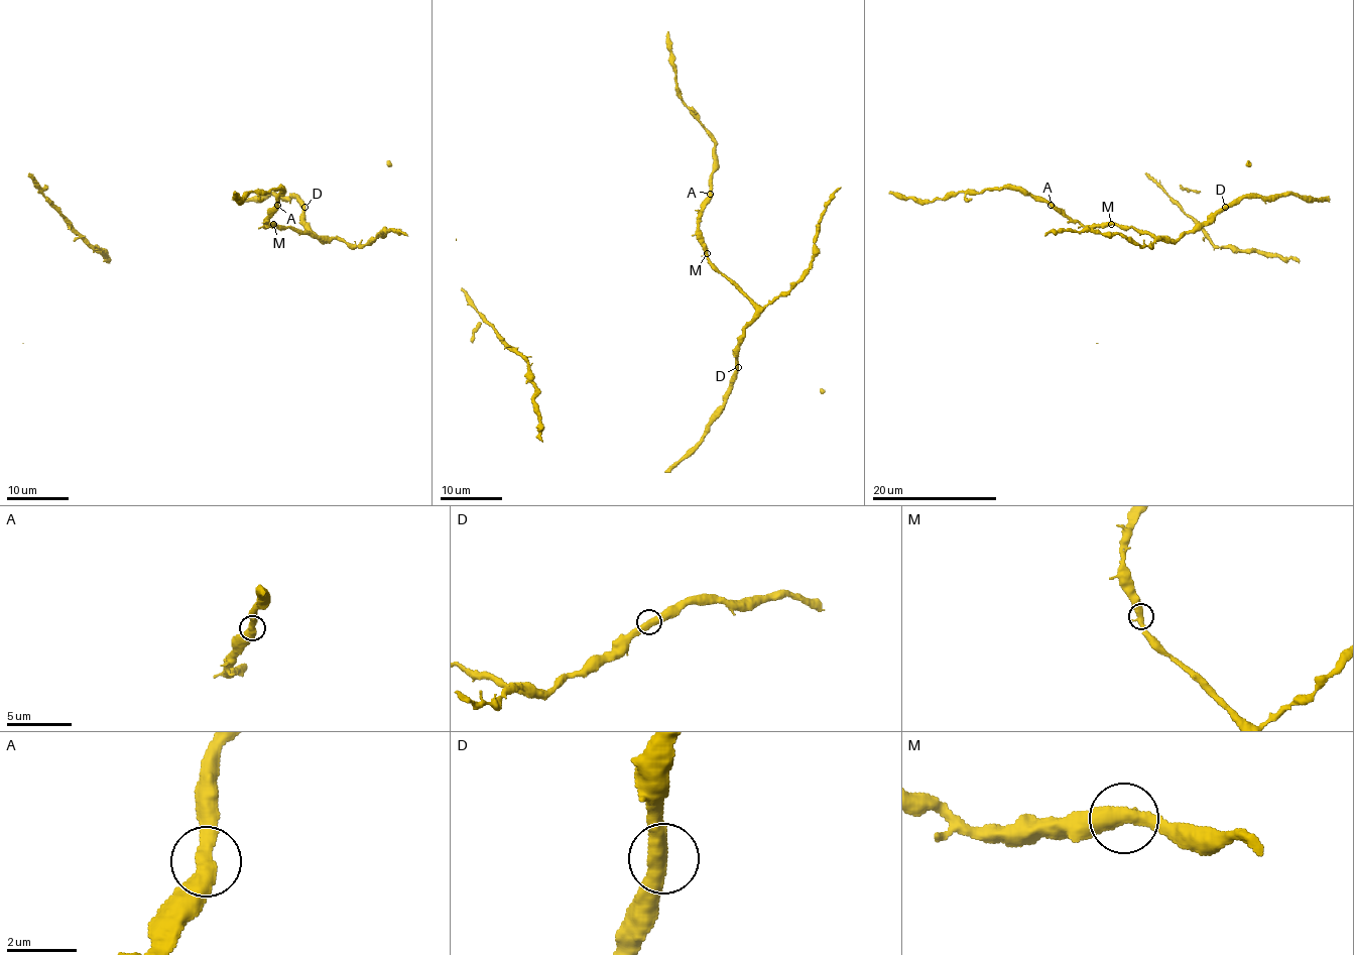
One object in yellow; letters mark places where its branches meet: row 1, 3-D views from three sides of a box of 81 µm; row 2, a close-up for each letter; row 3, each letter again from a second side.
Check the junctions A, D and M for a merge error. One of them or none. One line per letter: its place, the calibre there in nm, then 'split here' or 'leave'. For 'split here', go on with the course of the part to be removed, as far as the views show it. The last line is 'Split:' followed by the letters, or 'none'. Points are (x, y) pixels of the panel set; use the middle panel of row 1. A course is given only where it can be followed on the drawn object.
A: (710, 194) | 460 nm | leave
D: (738, 367) | 480 nm | leave
M: (707, 253) | 460 nm | leave
Split: none

